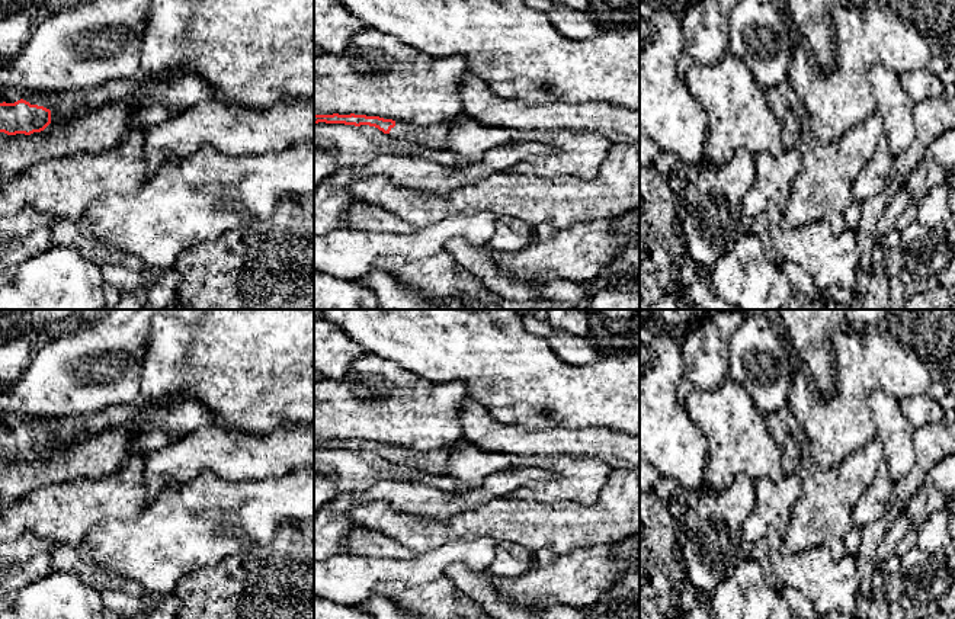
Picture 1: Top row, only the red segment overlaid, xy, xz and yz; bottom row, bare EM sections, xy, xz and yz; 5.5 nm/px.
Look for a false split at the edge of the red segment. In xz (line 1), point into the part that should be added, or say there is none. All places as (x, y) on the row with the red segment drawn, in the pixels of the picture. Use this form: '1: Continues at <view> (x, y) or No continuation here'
1: Continues at xz (436, 137)

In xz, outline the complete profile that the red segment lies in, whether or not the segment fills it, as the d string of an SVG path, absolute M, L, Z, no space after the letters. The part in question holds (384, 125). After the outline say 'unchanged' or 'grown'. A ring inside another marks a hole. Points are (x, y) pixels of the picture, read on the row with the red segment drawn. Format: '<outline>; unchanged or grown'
M314 115L314 124L344 124L344 125L369 125L375 126L384 134L388 134L397 139L404 139L416 145L423 145L438 151L448 150L449 129L448 122L438 125L413 125L410 122L395 122L392 119L384 119L379 116L366 116L366 115Z; grown

